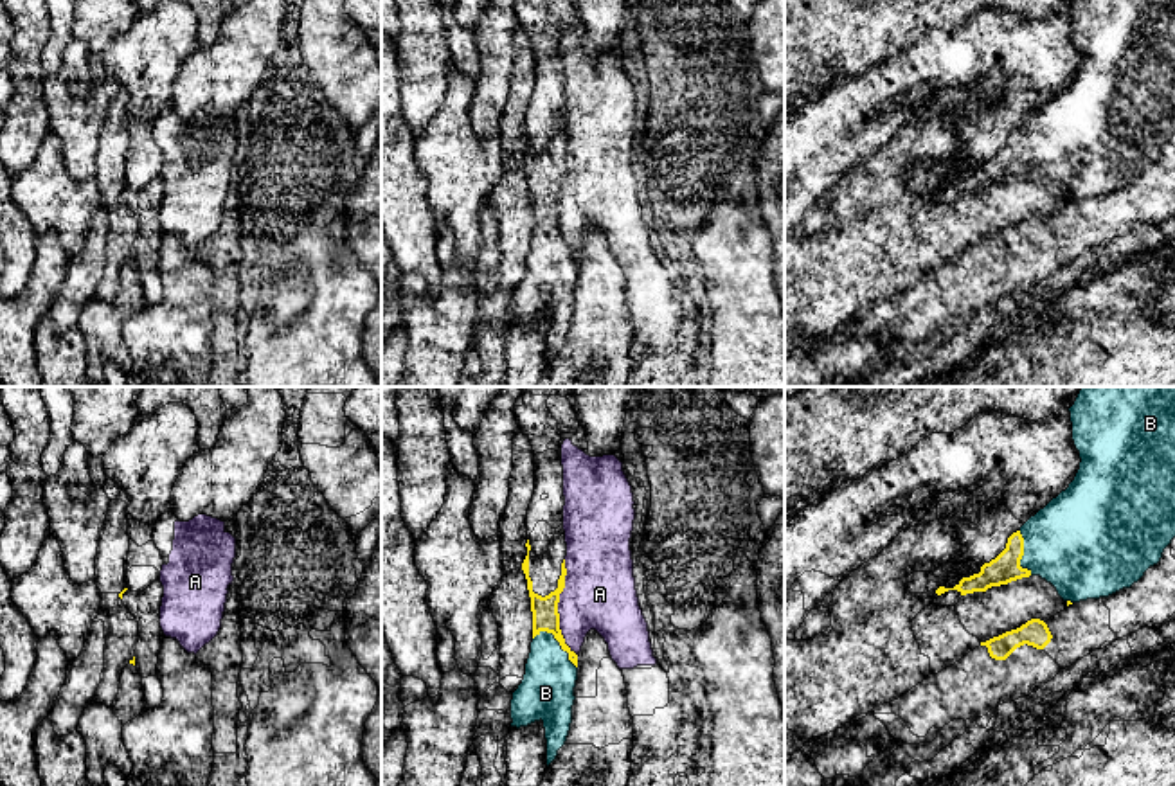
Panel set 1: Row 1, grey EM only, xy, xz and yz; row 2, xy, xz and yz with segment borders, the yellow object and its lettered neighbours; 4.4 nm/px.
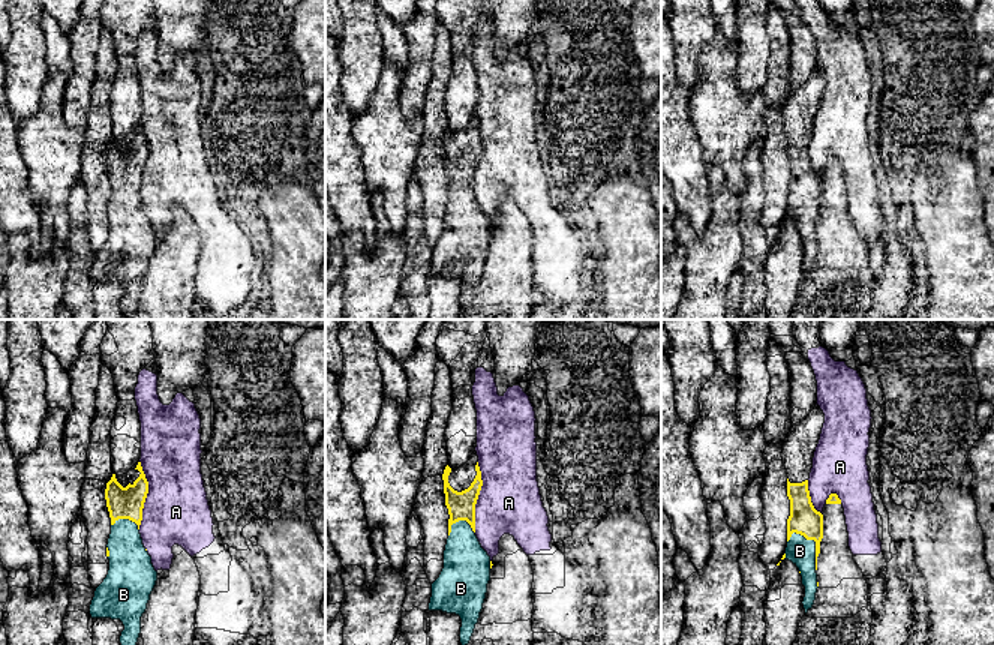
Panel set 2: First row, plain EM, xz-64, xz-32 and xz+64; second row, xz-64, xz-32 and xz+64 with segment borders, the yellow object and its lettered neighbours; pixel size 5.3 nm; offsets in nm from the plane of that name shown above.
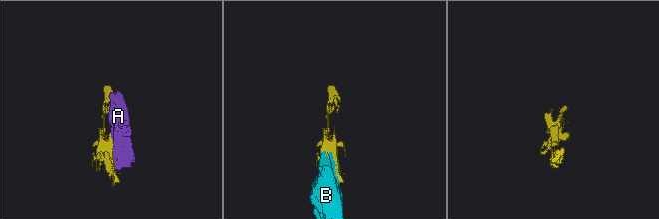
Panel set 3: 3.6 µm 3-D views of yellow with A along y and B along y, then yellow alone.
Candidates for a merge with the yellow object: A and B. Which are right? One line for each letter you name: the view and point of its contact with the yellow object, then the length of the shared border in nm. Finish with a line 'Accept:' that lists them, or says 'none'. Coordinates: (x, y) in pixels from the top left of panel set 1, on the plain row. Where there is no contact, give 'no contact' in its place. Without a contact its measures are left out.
B: xz (558, 238) | 240 nm
Accept: B

